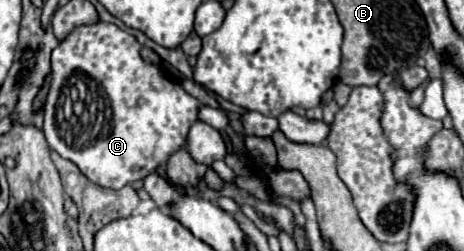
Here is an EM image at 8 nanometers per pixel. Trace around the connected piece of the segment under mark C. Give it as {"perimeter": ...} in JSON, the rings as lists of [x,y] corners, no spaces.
{"perimeter":[[[98,22],[76,28],[52,52],[52,86],[44,110],[46,142],[62,158],[72,160],[90,182],[110,190],[120,190],[156,172],[186,144],[188,130],[198,120],[198,100],[186,94],[180,84],[168,80],[160,68],[148,66],[140,58],[140,48],[140,42],[128,32]]]}

